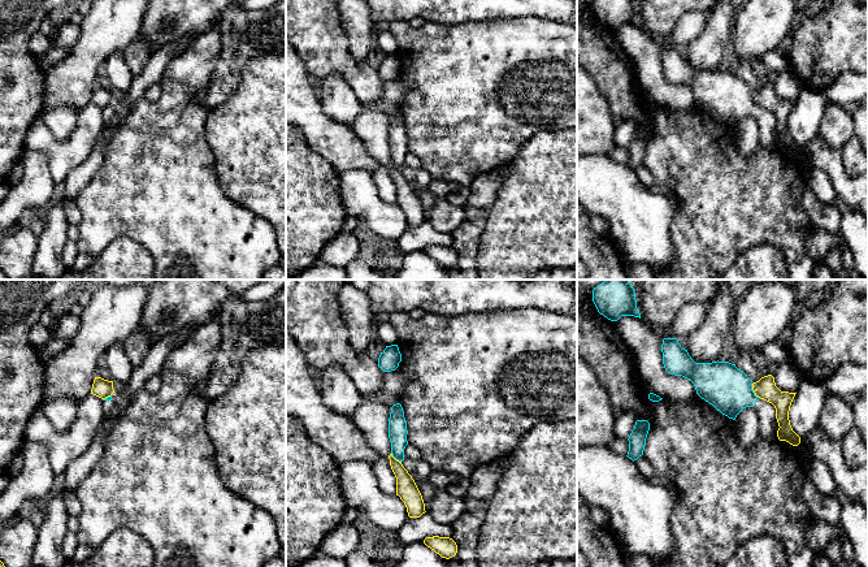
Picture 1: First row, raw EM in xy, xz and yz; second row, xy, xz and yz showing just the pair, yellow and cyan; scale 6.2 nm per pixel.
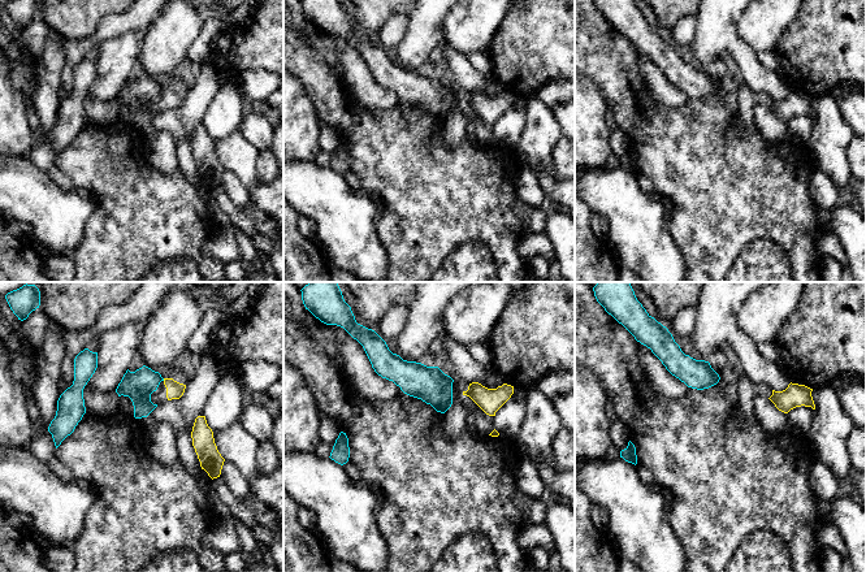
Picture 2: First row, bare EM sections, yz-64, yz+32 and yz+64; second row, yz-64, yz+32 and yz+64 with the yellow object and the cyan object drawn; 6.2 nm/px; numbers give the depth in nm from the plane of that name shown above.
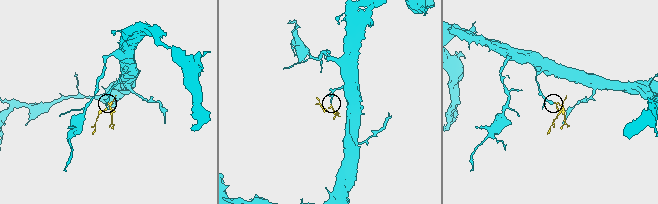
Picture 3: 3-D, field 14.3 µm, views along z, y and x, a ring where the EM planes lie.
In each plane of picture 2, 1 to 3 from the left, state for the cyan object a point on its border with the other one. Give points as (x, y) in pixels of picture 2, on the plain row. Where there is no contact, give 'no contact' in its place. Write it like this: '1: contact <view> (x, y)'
1: no contact
2: no contact
3: no contact

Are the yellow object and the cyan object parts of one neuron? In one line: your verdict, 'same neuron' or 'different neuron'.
different neuron

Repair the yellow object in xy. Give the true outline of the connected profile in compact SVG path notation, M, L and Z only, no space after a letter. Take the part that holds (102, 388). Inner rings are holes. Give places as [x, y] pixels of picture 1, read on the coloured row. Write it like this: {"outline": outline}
{"outline": "M95 377L91 394L105 399L114 393L113 381L104 380L101 377Z"}

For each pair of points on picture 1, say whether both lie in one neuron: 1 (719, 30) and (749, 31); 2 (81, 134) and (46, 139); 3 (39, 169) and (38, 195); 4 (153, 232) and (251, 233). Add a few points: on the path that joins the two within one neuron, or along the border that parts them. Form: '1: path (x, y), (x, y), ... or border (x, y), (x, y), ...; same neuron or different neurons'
1: border (738, 13), (730, 42); different neurons
2: path (72, 143), (69, 146), (55, 146); same neuron
3: path (38, 176), (38, 189); same neuron
4: path (178, 232), (226, 233); same neuron

